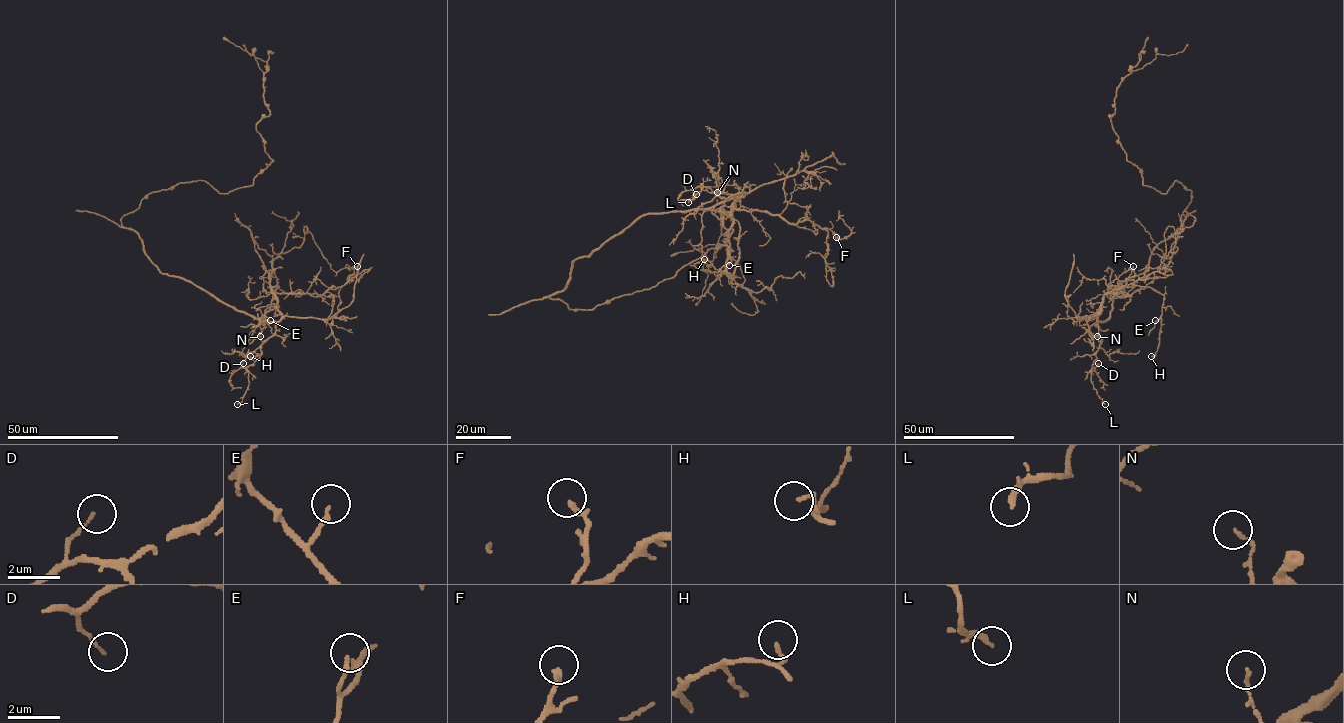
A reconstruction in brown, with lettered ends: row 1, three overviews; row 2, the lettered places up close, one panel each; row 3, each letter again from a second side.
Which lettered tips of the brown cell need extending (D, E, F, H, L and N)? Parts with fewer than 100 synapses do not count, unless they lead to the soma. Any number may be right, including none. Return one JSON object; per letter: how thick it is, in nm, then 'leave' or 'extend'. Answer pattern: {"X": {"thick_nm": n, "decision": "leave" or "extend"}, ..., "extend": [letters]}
{"D": {"thick_nm": 80, "decision": "leave"}, "E": {"thick_nm": 150, "decision": "leave"}, "F": {"thick_nm": 220, "decision": "leave"}, "H": {"thick_nm": 130, "decision": "leave"}, "L": {"thick_nm": 240, "decision": "leave"}, "N": {"thick_nm": 130, "decision": "leave"}, "extend": []}

